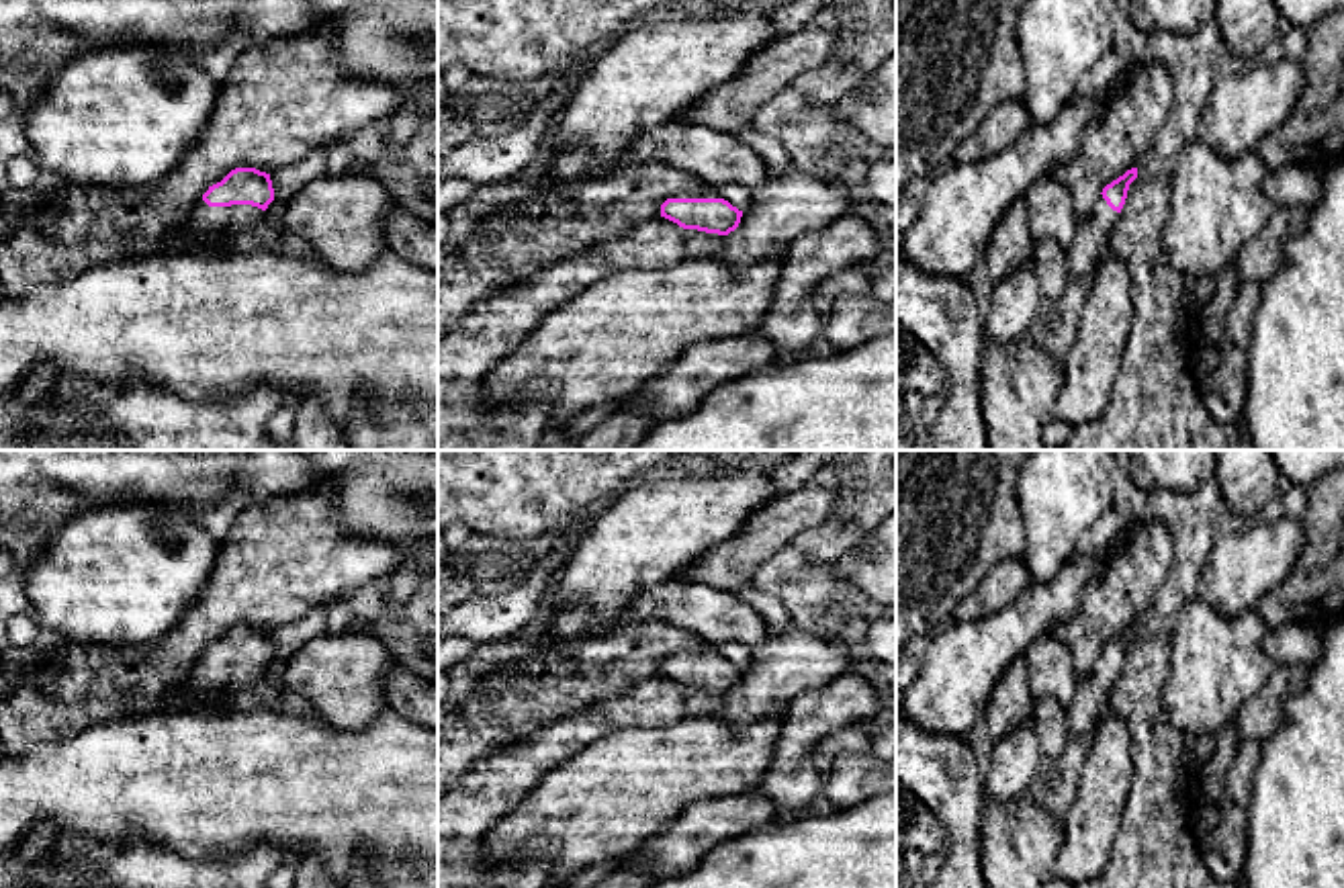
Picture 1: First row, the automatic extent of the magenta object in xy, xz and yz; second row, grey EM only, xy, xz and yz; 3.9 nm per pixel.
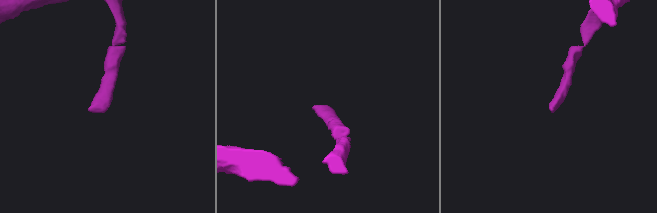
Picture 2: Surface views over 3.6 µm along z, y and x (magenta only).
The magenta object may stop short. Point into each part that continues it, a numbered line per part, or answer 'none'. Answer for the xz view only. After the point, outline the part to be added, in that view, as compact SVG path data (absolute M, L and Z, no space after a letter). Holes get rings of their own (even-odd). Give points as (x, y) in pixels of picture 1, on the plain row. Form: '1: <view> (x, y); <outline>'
1: xz (704, 649); M702 642L671 657L720 657L718 647Z

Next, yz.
1: yz (1091, 698); M1101 653L1090 671L1076 681L1074 698L1066 706L1070 737L1094 732L1101 716L1109 712L1111 690L1117 677L1119 671Z

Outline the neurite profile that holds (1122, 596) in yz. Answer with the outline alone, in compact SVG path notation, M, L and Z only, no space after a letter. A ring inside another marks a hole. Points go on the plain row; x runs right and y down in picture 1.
M1148 516L1125 526L1125 532L1103 575L1088 583L1074 616L1056 628L1072 651L1078 677L1090 671L1107 642L1150 612L1174 561L1174 538L1166 524Z

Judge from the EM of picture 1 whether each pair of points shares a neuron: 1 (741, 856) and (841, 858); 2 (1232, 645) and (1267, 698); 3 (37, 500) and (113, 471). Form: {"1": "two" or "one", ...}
{"1": "one", "2": "two", "3": "one"}

